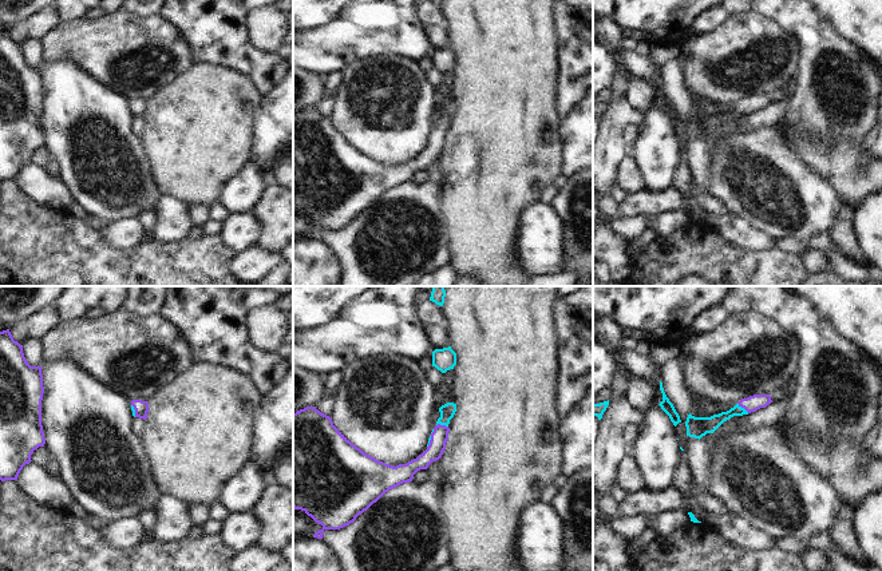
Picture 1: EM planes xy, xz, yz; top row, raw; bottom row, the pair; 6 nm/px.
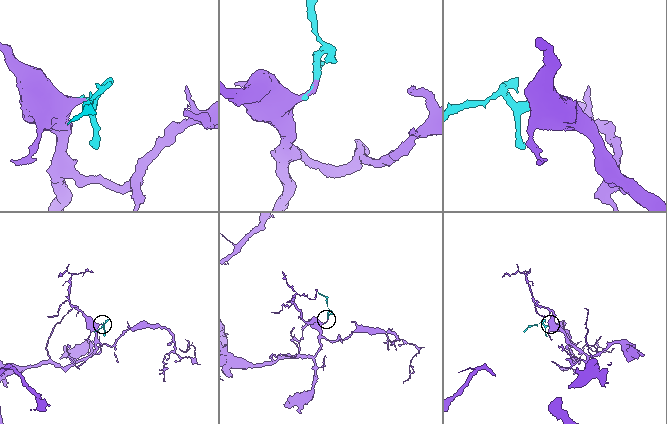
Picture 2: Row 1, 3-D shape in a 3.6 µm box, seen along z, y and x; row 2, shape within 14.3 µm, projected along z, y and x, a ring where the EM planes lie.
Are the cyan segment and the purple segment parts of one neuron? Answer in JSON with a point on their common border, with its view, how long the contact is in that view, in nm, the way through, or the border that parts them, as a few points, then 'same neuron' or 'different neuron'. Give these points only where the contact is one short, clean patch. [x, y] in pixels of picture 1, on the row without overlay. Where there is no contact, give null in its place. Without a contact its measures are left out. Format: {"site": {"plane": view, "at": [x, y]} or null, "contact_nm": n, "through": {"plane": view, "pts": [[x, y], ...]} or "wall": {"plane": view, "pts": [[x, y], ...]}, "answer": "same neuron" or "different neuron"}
{"site": {"plane": "yz", "at": [743, 108]}, "contact_nm": 90, "through": {"plane": "yz", "pts": [[706, 126], [743, 108], [756, 102]]}, "answer": "same neuron"}

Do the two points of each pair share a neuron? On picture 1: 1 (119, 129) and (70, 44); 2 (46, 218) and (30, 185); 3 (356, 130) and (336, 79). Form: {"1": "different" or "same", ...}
{"1": "different", "2": "different", "3": "different"}

